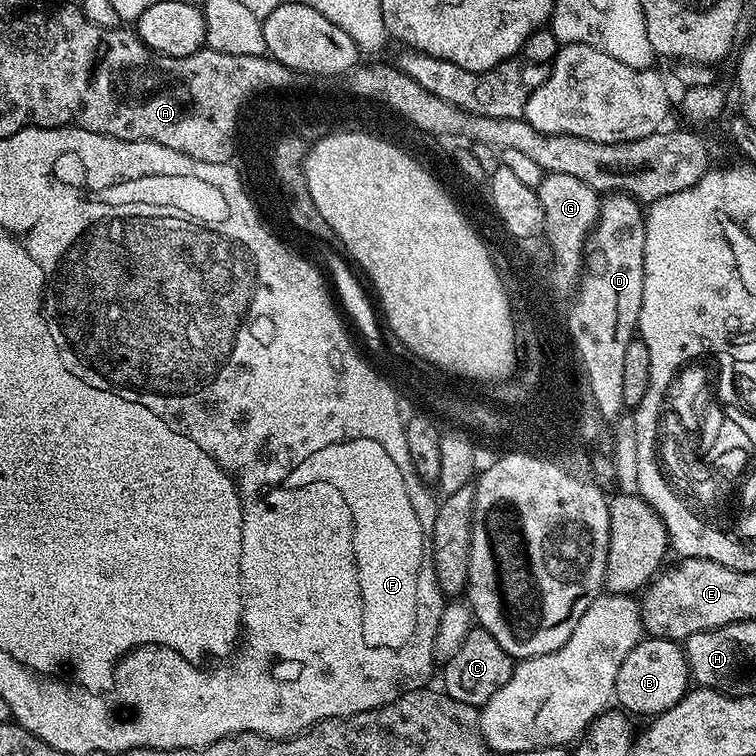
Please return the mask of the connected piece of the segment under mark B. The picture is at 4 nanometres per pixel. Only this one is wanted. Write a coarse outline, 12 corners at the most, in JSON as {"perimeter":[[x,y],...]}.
{"perimeter":[[642,638],[618,666],[614,700],[651,718],[689,690],[674,640]]}

